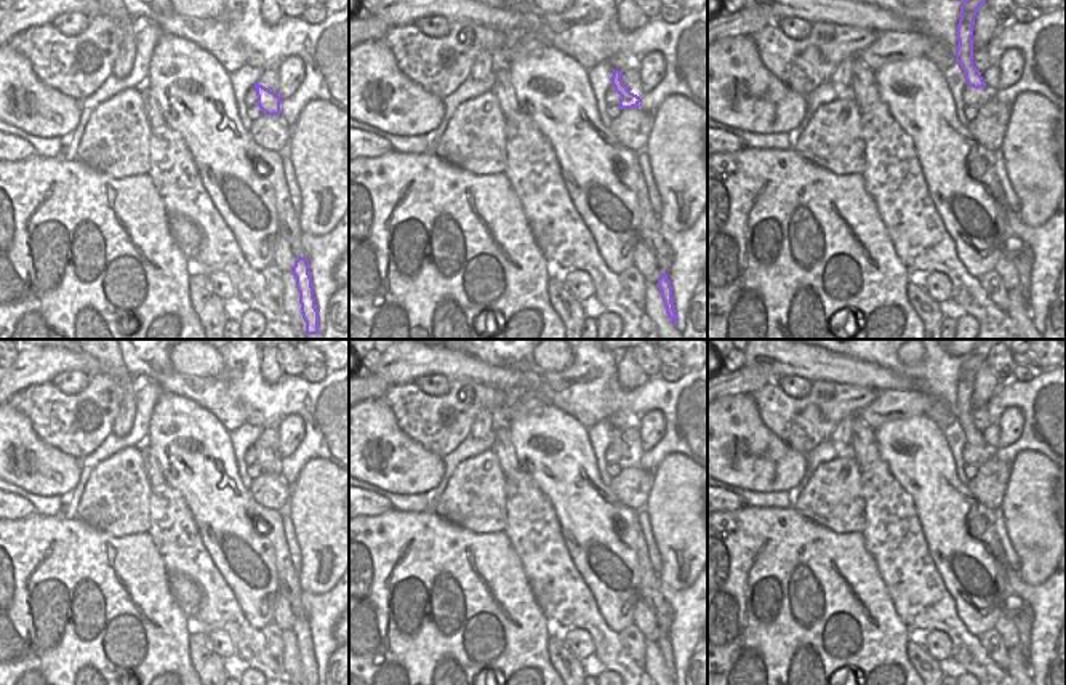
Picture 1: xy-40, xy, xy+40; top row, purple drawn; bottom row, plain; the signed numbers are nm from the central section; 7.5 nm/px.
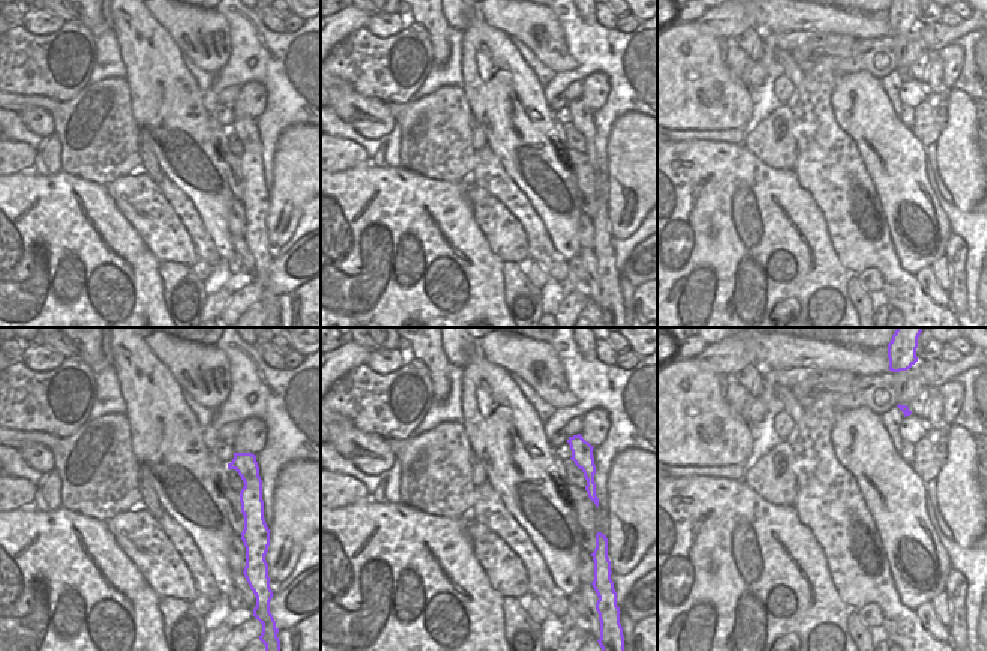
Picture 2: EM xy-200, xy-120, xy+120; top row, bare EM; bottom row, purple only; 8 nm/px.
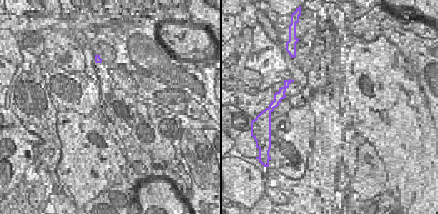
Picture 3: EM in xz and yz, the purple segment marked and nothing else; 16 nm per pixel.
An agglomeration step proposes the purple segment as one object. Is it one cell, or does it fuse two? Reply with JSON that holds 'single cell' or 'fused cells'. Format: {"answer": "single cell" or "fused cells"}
{"answer": "single cell"}

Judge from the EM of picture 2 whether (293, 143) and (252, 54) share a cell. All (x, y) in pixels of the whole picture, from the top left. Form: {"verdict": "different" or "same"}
{"verdict": "different"}

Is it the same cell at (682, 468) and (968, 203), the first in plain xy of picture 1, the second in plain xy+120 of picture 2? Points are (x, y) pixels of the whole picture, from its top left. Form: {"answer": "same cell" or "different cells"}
{"answer": "same cell"}

